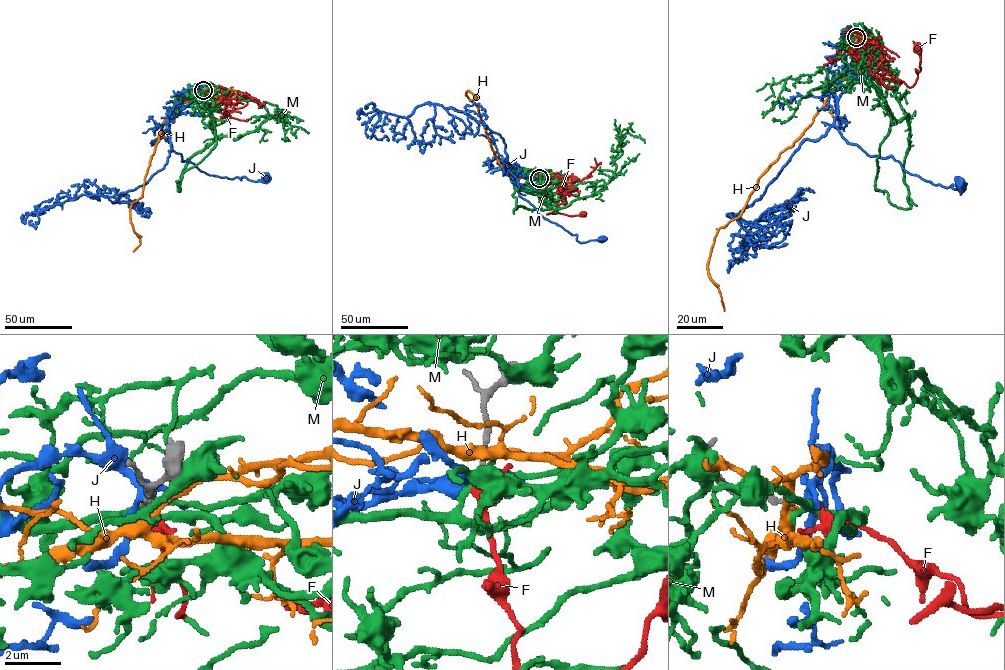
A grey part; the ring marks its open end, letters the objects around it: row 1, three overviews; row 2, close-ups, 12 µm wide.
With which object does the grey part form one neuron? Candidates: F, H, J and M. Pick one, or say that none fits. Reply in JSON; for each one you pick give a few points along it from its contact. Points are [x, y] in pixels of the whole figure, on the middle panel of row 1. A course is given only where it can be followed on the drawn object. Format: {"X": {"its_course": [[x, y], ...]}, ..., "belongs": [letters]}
{"F": {"its_course": [[539, 178], [542, 188], [557, 178], [561, 177], [563, 182], [557, 206], [546, 214], [583, 214]]}, "belongs": ["F"]}

